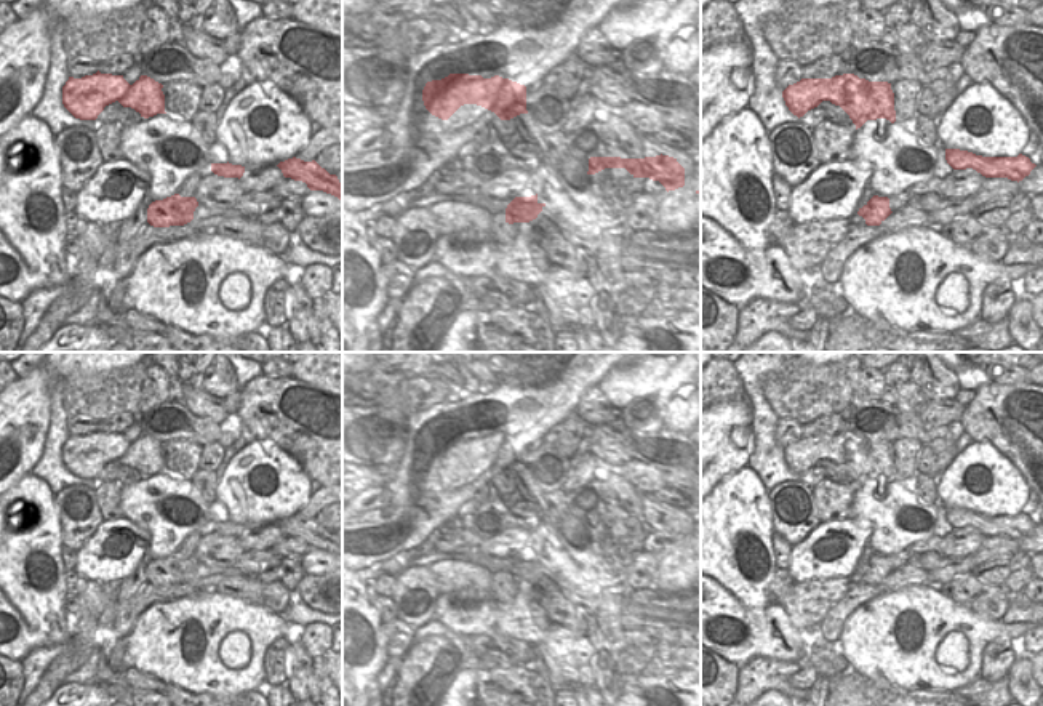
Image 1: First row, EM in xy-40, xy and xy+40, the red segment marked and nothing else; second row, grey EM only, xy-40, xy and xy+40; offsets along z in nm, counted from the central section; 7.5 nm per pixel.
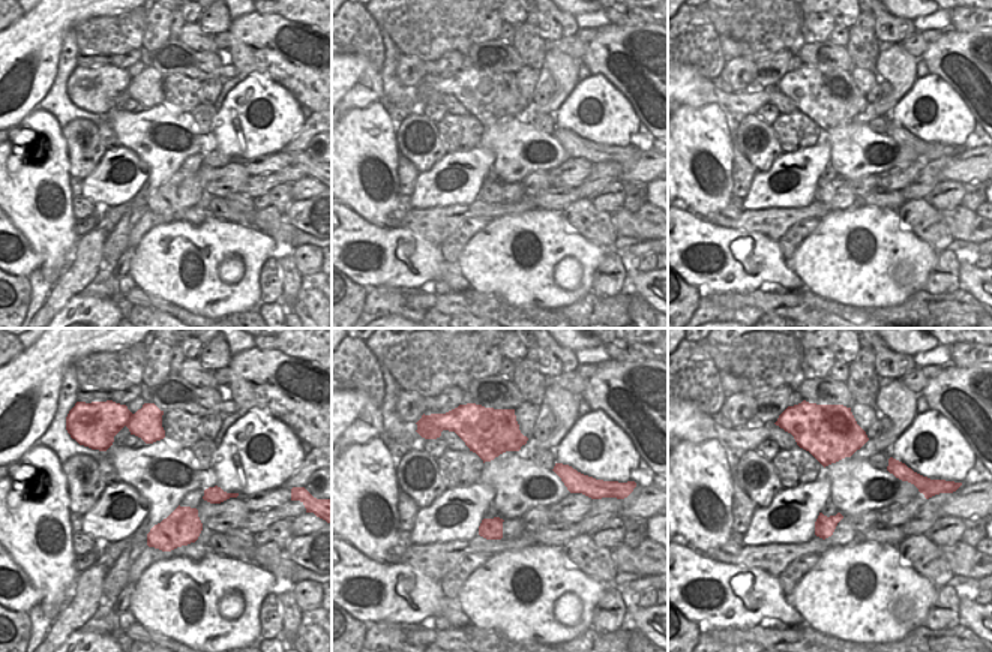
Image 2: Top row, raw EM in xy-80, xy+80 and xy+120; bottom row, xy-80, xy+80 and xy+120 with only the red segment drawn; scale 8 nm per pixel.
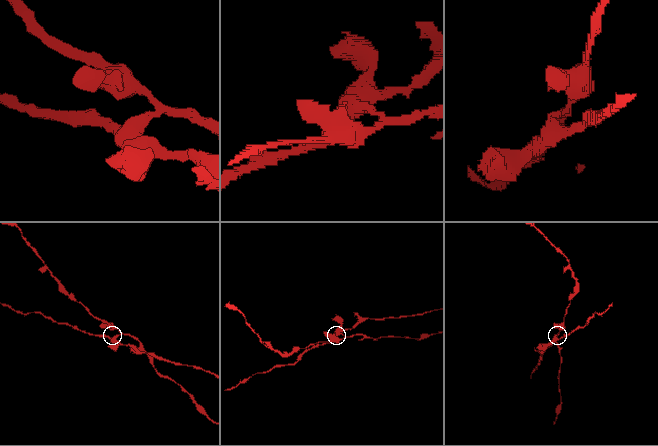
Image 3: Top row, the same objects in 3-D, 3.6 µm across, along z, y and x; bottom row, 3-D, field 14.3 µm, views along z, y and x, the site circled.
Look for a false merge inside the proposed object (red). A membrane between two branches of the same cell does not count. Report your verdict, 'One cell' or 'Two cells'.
Two cells

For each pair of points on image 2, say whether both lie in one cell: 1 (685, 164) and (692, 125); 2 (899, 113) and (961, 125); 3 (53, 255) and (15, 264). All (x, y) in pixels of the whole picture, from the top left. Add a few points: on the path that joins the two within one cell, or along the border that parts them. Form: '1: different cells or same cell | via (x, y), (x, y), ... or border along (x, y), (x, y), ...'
1: same cell | via (689, 155), (692, 150), (692, 134)
2: same cell | via (914, 99), (922, 93), (928, 93), (946, 110)
3: different cells | border along (18, 231), (41, 258), (41, 269)

